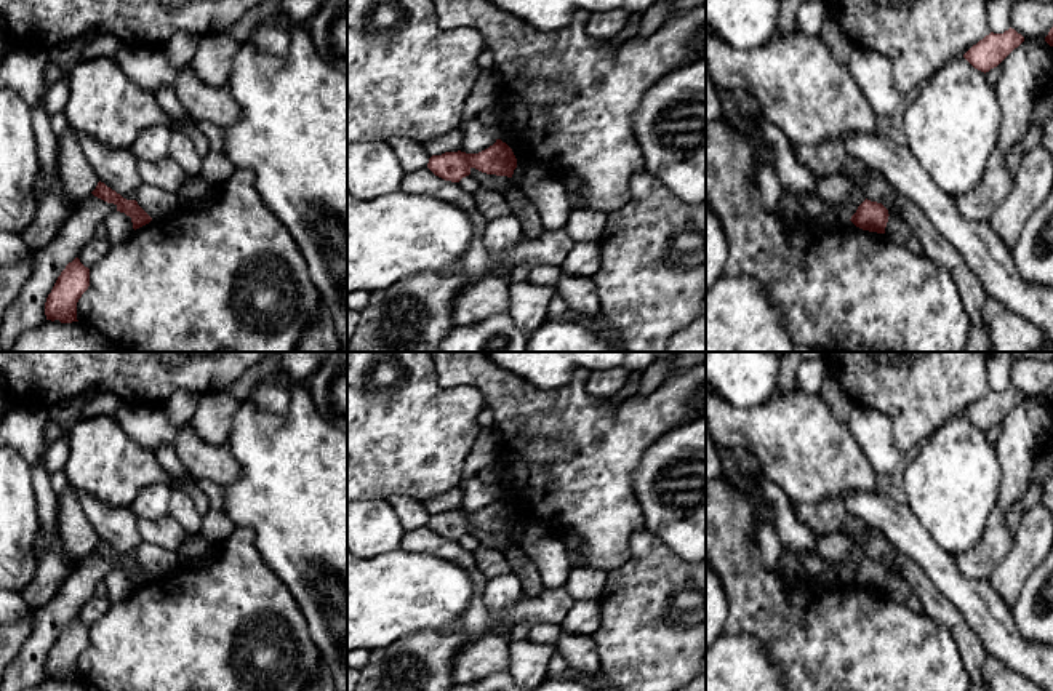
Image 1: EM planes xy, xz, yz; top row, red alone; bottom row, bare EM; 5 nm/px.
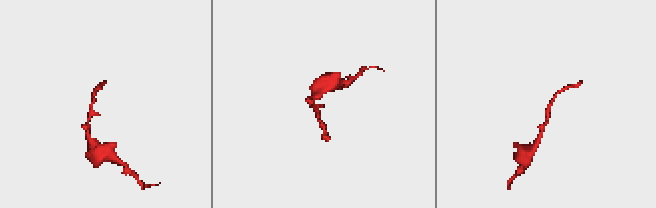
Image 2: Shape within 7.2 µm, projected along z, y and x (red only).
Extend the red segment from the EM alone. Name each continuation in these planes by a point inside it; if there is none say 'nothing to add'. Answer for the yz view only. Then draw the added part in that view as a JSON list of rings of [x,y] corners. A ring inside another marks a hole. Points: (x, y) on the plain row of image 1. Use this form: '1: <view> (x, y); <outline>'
nothing to add

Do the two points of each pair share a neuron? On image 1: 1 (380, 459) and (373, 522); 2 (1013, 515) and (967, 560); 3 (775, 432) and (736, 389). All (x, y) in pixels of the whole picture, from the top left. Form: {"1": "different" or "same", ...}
{"1": "different", "2": "different", "3": "different"}

